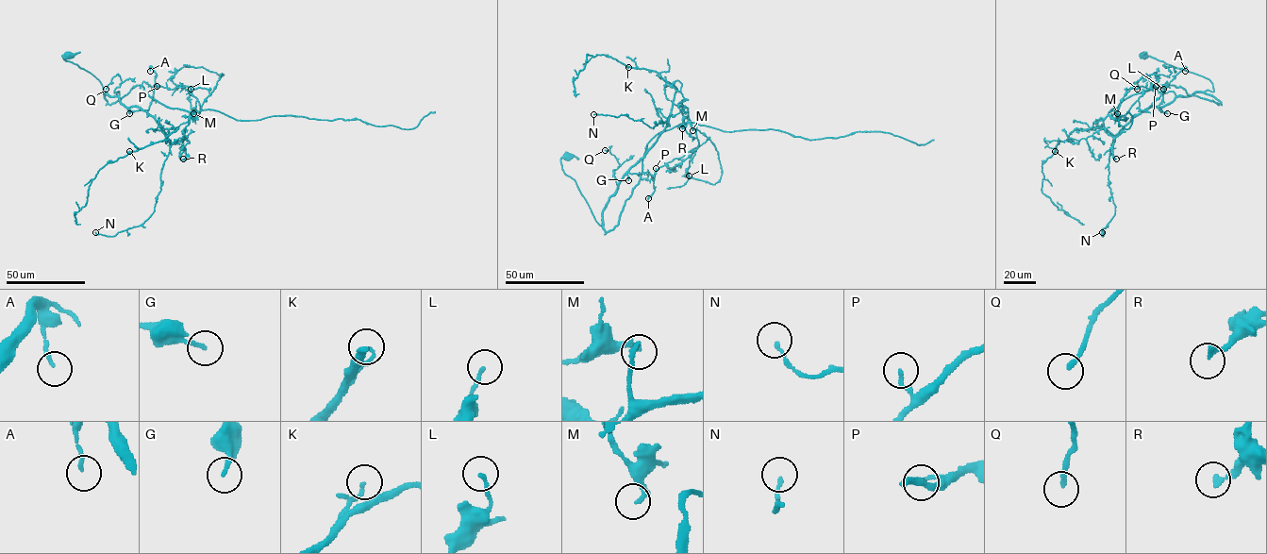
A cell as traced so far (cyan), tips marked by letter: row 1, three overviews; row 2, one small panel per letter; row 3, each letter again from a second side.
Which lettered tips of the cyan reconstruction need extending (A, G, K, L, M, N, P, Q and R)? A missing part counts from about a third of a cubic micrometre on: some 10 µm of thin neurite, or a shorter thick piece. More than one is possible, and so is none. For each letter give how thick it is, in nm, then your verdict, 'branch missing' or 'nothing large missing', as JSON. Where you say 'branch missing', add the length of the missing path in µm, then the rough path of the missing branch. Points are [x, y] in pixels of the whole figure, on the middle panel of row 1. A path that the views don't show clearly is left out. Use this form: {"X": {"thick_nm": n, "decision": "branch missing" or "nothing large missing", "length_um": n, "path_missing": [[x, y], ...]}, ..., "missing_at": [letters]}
{"A": {"thick_nm": 120, "decision": "nothing large missing"}, "G": {"thick_nm": 180, "decision": "nothing large missing"}, "K": {"thick_nm": 130, "decision": "nothing large missing"}, "L": {"thick_nm": 140, "decision": "nothing large missing"}, "M": {"thick_nm": 220, "decision": "nothing large missing"}, "N": {"thick_nm": 140, "decision": "nothing large missing"}, "P": {"thick_nm": 140, "decision": "nothing large missing"}, "Q": {"thick_nm": 180, "decision": "branch missing", "length_um": 15}, "R": {"thick_nm": 200, "decision": "nothing large missing"}, "missing_at": ["Q"]}

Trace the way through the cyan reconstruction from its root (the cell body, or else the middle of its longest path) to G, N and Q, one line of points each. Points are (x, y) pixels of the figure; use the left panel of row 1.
G: (68, 55), (62, 56), (92, 75), (101, 83), (103, 92), (109, 96), (117, 96), (129, 113)
N: (68, 55), (62, 56), (90, 73), (109, 96), (150, 114), (170, 142), (151, 215), (111, 236), (95, 232)
Q: (68, 55), (62, 56), (90, 73), (109, 96), (119, 95), (114, 92), (122, 81), (118, 74), (106, 89)

